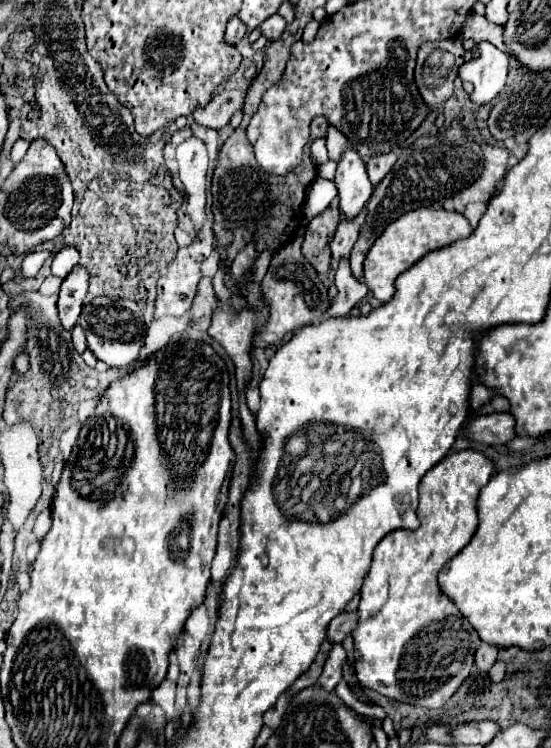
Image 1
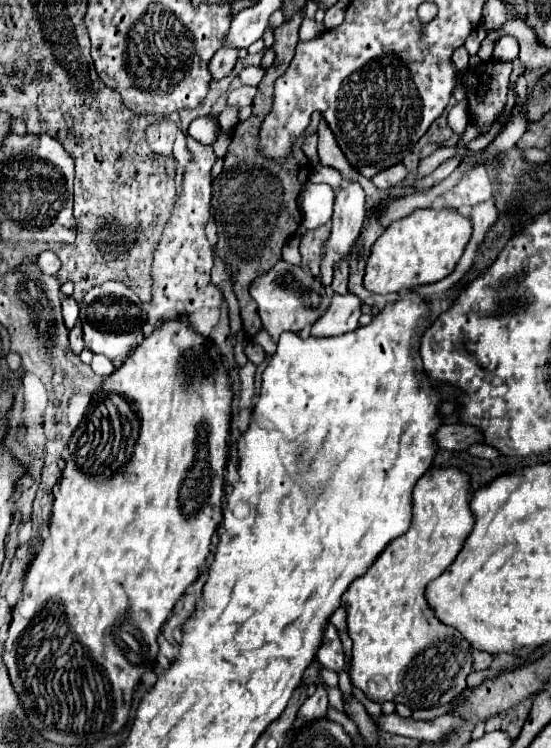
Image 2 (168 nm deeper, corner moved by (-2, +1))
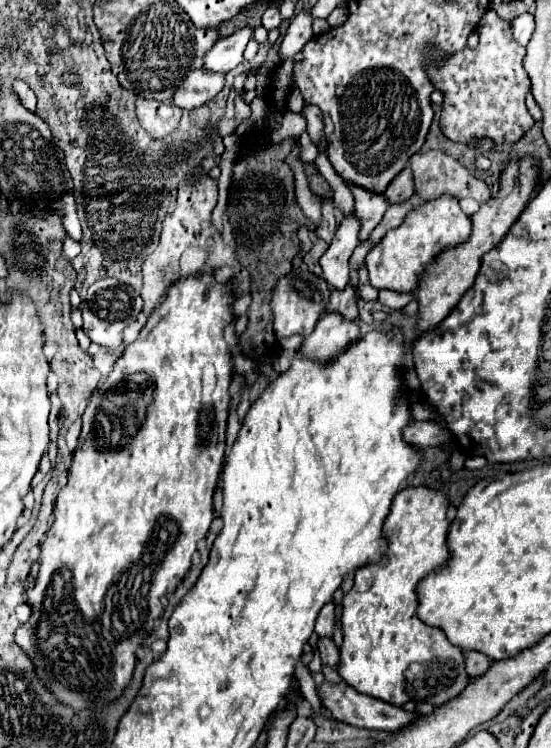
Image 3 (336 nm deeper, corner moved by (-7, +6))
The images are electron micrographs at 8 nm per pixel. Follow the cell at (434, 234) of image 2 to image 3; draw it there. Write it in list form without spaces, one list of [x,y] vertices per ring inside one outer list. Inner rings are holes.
[[[443,194],[435,200],[423,202],[403,218],[401,226],[389,230],[385,238],[367,254],[365,264],[369,268],[371,284],[379,290],[385,288],[393,292],[413,292],[425,266],[431,264],[443,248],[465,242],[469,234],[471,218],[461,210],[457,198]]]

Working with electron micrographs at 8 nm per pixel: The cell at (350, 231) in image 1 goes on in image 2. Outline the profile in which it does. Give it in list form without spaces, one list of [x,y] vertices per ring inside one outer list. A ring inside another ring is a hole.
[[[342,259],[342,263],[338,263],[338,267],[334,269],[332,289],[336,293],[346,293],[348,291],[348,259]]]

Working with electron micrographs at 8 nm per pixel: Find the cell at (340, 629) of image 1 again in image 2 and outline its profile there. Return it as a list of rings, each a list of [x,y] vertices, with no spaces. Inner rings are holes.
[[[328,625],[326,627],[326,633],[324,633],[324,643],[322,647],[318,649],[318,661],[334,671],[334,673],[340,673],[344,669],[344,651],[342,651],[342,641],[340,641],[340,635],[336,631],[334,625]]]

